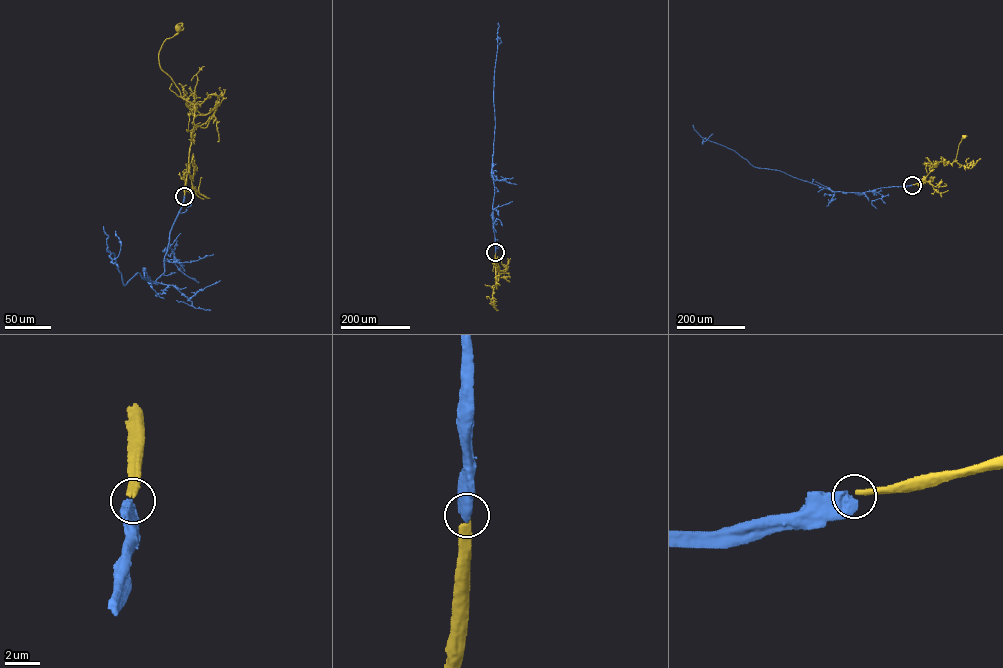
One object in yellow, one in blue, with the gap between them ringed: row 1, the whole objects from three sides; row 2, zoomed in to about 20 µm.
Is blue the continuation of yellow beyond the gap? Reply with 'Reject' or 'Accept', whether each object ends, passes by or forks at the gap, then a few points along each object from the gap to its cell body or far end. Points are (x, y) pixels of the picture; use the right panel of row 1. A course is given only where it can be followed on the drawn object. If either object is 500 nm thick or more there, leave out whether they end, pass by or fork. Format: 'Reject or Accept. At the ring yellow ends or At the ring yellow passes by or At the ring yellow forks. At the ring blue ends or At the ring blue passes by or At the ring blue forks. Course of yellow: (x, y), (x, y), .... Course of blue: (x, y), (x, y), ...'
Accept. Course of yellow: (912, 185), (922, 181), (937, 162), (951, 163), (963, 136). Course of blue: (912, 185), (864, 192), (832, 191), (779, 171), (754, 167), (733, 150), (703, 138), (703, 141), (713, 133)

